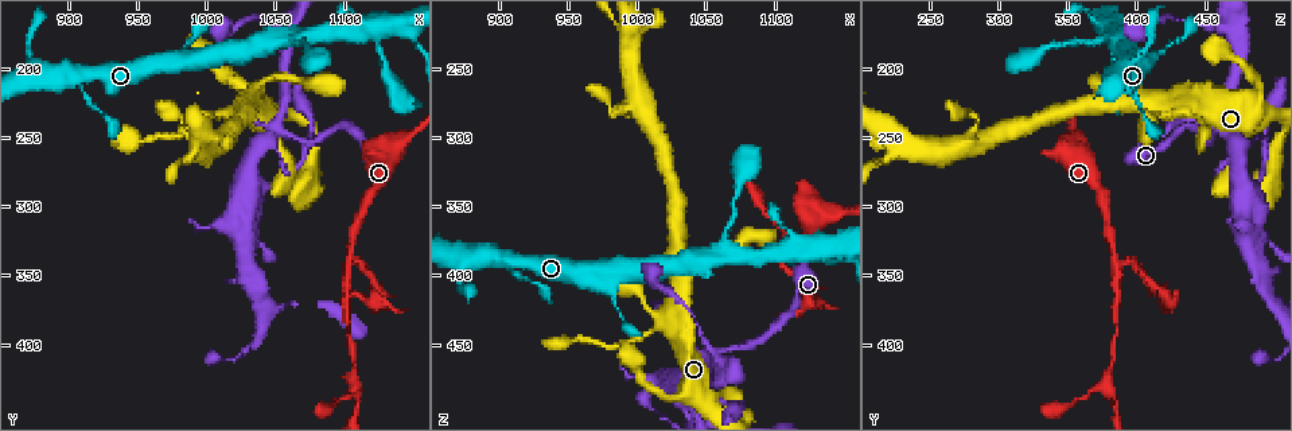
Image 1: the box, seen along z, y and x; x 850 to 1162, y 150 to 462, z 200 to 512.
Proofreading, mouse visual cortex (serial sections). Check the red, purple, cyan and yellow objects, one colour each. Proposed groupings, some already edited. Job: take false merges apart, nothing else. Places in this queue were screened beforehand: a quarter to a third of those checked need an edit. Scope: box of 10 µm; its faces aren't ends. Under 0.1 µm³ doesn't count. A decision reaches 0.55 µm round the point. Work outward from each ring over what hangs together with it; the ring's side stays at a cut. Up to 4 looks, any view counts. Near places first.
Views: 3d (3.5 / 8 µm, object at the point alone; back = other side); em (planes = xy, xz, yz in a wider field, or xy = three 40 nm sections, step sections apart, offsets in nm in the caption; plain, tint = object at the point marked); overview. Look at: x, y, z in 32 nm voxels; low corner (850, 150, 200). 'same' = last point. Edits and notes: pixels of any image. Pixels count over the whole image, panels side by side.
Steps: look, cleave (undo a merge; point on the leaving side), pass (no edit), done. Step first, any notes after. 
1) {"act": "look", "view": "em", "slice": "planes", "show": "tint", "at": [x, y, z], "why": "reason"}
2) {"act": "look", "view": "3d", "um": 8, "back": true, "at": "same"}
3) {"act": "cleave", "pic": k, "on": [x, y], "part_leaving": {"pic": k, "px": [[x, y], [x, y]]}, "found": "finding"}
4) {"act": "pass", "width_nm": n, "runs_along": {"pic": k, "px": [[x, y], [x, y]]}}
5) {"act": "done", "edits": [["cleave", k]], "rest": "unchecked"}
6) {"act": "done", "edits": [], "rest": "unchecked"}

{"act": "look", "view": "3d", "um": 3.5, "at": [1028, 318, 482]}

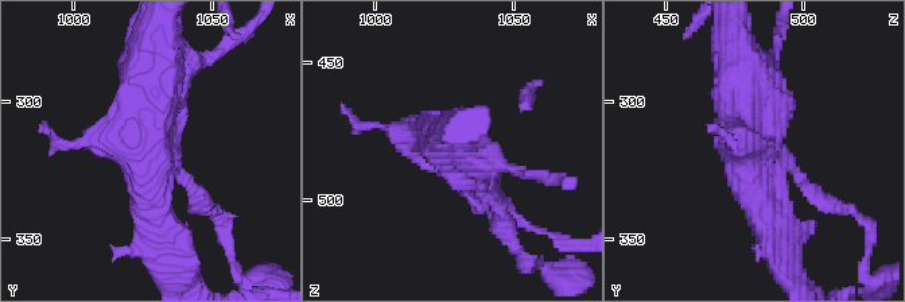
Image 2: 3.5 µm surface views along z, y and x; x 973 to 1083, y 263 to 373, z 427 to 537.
{"act": "look", "view": "em", "slice": "xy", "step": 1, "show": "tint", "at": [1026, 319, 481]}

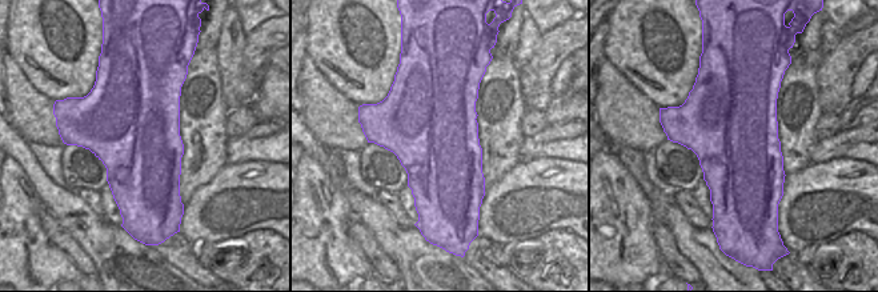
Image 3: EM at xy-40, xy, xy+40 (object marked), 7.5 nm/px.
{"act": "pass", "found": "one cell here"}

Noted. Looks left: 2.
{"act": "look", "view": "3d", "um": 3.5, "at": [1102, 340, 382], "why": "branch point"}

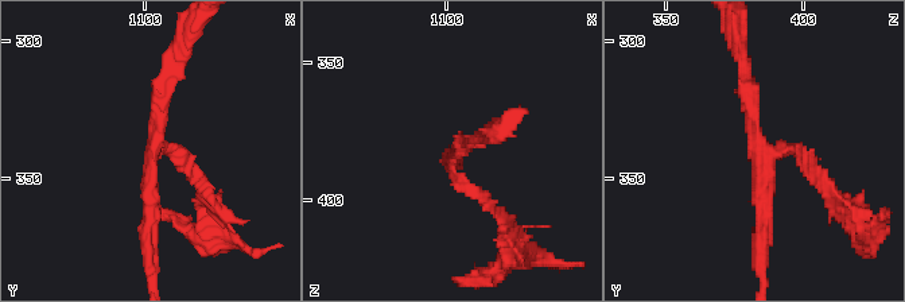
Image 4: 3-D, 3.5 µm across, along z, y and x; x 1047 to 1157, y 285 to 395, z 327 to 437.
{"act": "look", "view": "em", "slice": "xy", "step": 5, "show": "tint", "at": [1103, 340, 385]}

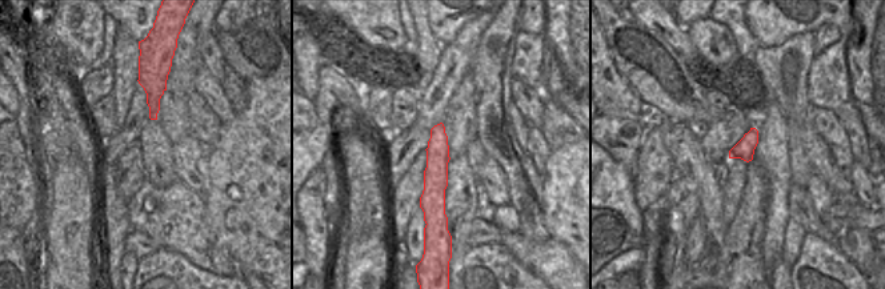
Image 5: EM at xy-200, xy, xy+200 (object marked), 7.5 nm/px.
{"act": "cleave", "pic": 4, "on": [488, 204], "width_nm": 180, "part_leaving": {"pic": 4, "px": [[454, 171], [504, 219], [512, 258]]}, "found": "a second cell is stuck on"}

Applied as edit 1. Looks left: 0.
{"act": "done", "edits": [["cleave", 4]], "rest": "unchecked"}

